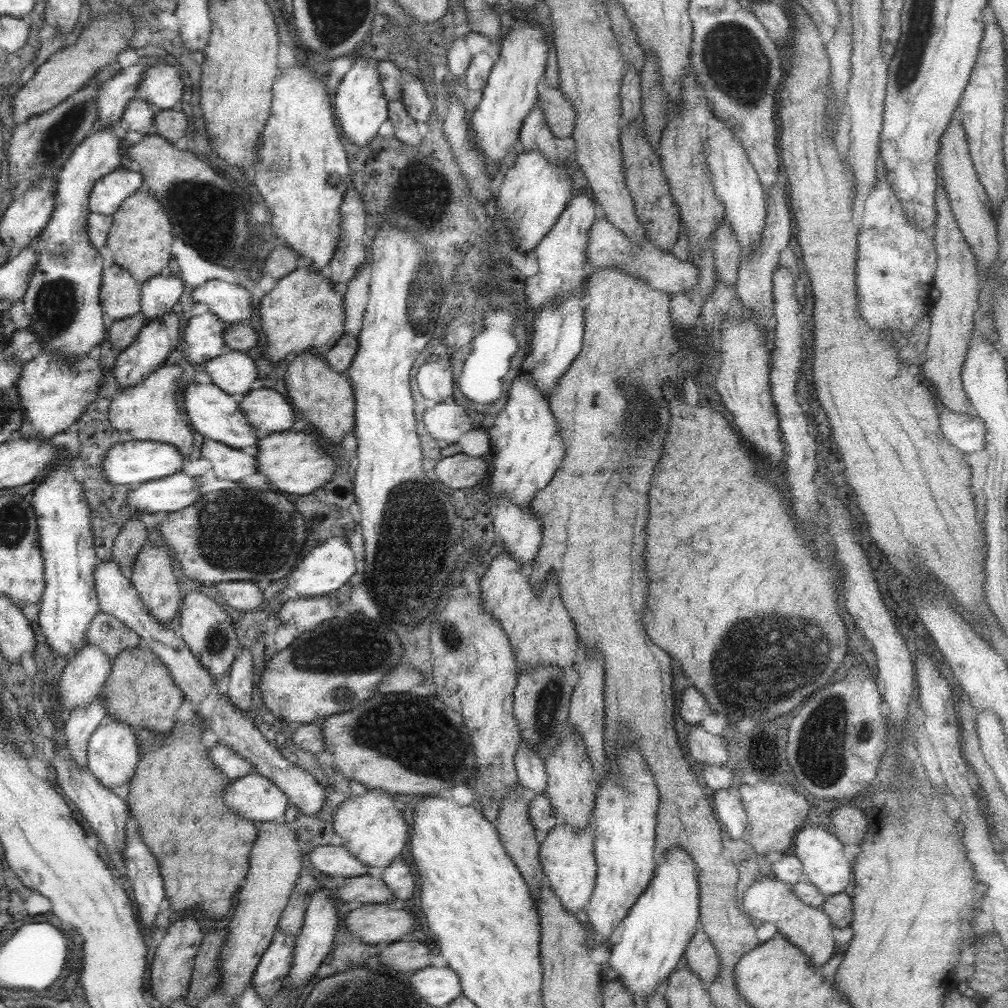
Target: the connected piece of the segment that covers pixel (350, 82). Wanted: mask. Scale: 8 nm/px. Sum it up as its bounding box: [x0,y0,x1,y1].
[333,57,388,146]

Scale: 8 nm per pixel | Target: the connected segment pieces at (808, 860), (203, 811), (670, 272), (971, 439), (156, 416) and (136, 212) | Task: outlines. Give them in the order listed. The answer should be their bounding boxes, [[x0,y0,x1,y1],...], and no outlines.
[[793,824,852,897],[100,644,257,920],[583,217,697,298],[938,410,984,456],[109,361,194,458],[104,189,174,288]]

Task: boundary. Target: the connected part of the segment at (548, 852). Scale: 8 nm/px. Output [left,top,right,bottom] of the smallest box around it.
[538,822,596,914]

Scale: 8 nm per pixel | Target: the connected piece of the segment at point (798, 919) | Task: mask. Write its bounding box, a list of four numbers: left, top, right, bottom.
[738,879,835,967]

